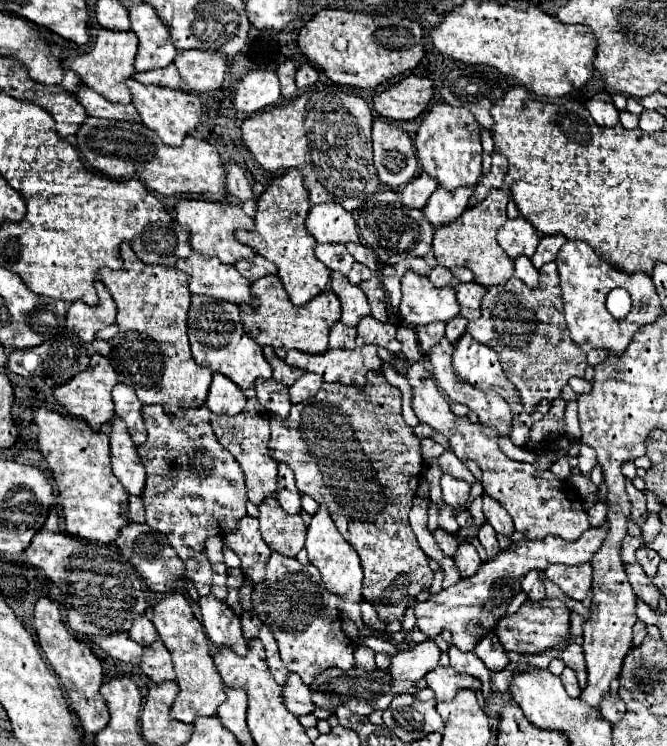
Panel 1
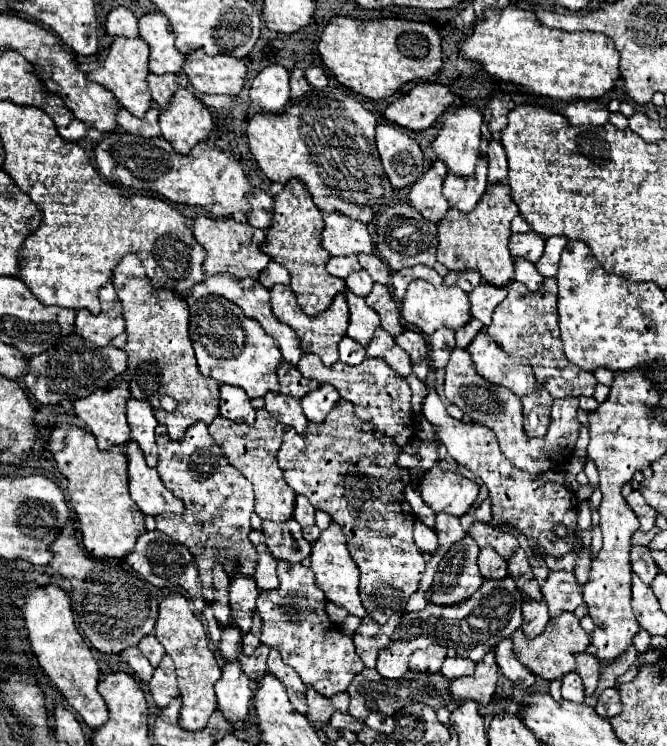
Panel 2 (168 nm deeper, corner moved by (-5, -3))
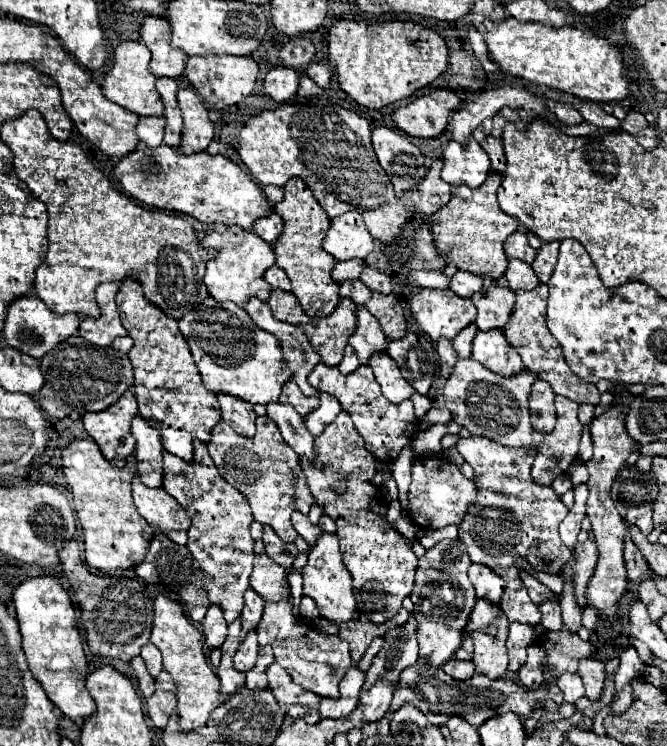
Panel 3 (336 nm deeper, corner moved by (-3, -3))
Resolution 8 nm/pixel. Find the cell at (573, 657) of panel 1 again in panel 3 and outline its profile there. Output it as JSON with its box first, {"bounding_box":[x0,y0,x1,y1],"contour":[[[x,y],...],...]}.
{"bounding_box":[579,658,605,702],"contour":[[[587,658],[579,662],[579,676],[583,678],[585,684],[585,694],[589,700],[597,702],[603,690],[603,680],[605,680],[605,664],[595,658]]]}

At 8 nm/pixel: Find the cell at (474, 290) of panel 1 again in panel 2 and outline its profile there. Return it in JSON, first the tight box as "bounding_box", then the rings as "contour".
{"bounding_box":[469,284,507,326],"contour":[[[479,284],[471,294],[469,294],[469,302],[471,302],[471,316],[481,320],[485,326],[491,324],[491,314],[495,310],[495,306],[507,296],[507,288],[505,286],[493,286],[493,284]]]}

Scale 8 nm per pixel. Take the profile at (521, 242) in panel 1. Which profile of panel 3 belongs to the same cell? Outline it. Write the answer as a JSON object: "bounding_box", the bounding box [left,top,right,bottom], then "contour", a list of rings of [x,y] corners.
{"bounding_box":[505,230,537,264],"contour":[[[517,230],[517,232],[513,232],[513,234],[505,240],[505,254],[507,254],[507,258],[519,258],[519,260],[531,264],[531,262],[535,260],[537,250],[533,250],[533,248],[529,246],[525,232],[523,232],[523,230]]]}

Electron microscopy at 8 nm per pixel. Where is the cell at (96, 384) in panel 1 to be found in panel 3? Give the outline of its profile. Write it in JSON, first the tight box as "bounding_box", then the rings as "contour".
{"bounding_box":[83,392,137,468],"contour":[[[125,392],[125,396],[121,396],[121,400],[109,406],[105,412],[89,412],[83,416],[85,430],[99,444],[103,456],[117,468],[123,468],[135,450],[131,420],[137,414],[135,396]]]}

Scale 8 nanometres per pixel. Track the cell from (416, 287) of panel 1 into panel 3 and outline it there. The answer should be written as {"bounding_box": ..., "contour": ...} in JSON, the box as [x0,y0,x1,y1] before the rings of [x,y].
{"bounding_box":[411,288,477,342],"contour":[[[423,288],[417,294],[413,294],[413,298],[411,298],[411,314],[417,320],[417,324],[421,326],[421,330],[433,342],[437,342],[441,338],[453,340],[465,326],[475,322],[475,312],[477,310],[473,308],[473,302],[457,296],[453,290],[429,290],[429,288]]]}

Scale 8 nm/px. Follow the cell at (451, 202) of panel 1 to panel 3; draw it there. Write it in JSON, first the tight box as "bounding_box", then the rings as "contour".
{"bounding_box":[441,138,491,188],"contour":[[[469,138],[465,146],[451,140],[443,152],[443,160],[445,166],[441,178],[451,186],[465,184],[469,188],[477,188],[485,182],[491,168],[487,152],[475,138]]]}

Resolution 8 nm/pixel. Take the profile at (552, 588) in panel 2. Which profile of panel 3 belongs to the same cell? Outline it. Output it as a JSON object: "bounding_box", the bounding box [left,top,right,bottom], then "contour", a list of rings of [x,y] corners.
{"bounding_box":[539,602,563,630],"contour":[[[545,602],[539,606],[539,610],[543,614],[541,624],[545,630],[561,630],[563,622],[561,622],[561,608],[557,602]]]}

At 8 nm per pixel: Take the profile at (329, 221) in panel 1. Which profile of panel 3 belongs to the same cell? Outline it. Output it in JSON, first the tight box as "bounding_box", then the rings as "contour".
{"bounding_box":[323,212,373,260],"contour":[[[347,212],[333,218],[323,248],[335,260],[367,258],[373,250],[373,238],[363,222],[361,212]]]}

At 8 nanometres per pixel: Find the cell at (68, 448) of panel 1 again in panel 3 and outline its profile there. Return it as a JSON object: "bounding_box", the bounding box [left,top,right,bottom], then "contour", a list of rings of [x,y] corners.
{"bounding_box":[63,438,153,570],"contour":[[[91,438],[75,440],[63,450],[63,472],[71,486],[73,504],[83,528],[85,560],[95,570],[127,570],[141,564],[153,540],[153,528],[139,516],[131,498],[135,464],[137,460],[129,458],[125,468],[113,466]]]}

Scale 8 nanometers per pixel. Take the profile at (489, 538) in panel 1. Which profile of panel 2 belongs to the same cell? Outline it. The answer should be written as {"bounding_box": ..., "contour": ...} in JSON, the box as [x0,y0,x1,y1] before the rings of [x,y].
{"bounding_box":[477,548,507,578],"contour":[[[481,548],[479,560],[477,560],[483,578],[503,578],[507,576],[507,560],[497,554],[493,548]]]}

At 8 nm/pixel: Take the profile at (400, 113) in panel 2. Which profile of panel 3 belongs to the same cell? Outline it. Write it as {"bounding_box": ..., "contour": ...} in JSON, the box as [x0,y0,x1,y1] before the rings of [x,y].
{"bounding_box":[393,90,459,138],"contour":[[[431,90],[431,94],[393,112],[399,130],[415,138],[437,138],[445,132],[449,114],[459,106],[459,96],[451,90]]]}

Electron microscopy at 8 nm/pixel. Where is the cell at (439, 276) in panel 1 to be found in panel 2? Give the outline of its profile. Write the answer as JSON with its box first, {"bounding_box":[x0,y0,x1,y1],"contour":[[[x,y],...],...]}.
{"bounding_box":[443,270,481,292],"contour":[[[463,270],[463,272],[449,272],[443,278],[443,284],[447,286],[459,286],[465,292],[471,292],[481,284],[481,274],[477,270]]]}

